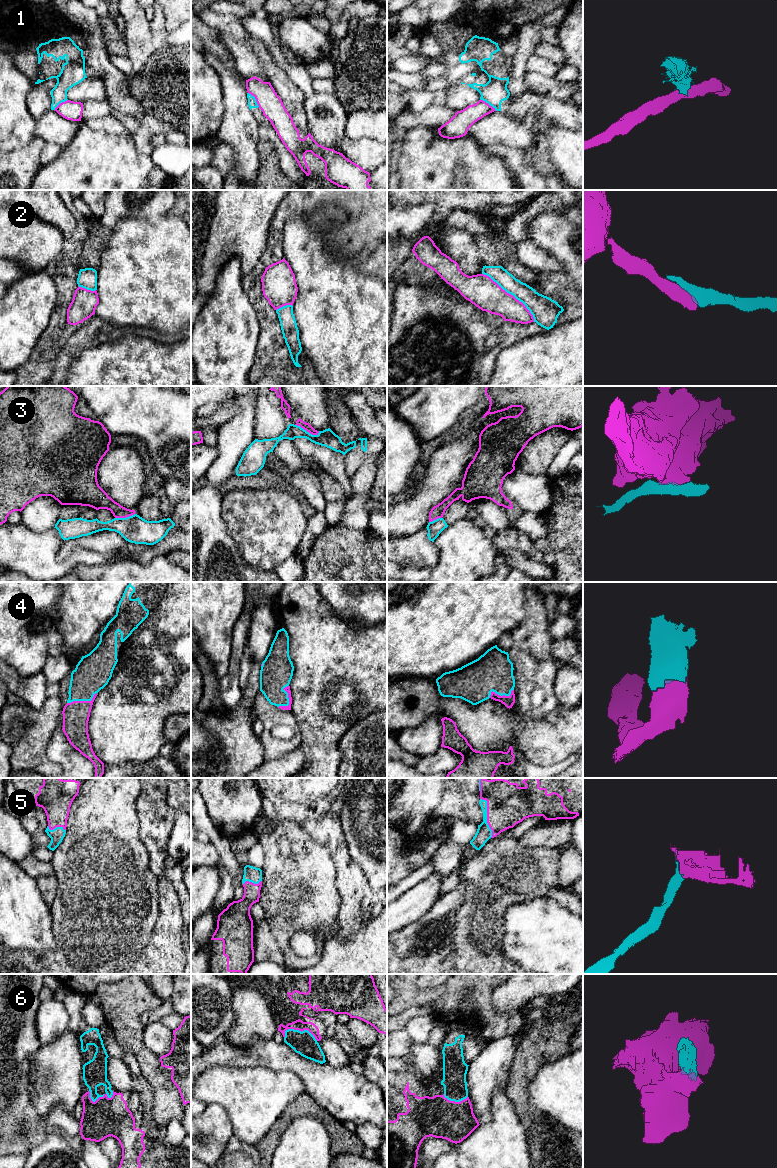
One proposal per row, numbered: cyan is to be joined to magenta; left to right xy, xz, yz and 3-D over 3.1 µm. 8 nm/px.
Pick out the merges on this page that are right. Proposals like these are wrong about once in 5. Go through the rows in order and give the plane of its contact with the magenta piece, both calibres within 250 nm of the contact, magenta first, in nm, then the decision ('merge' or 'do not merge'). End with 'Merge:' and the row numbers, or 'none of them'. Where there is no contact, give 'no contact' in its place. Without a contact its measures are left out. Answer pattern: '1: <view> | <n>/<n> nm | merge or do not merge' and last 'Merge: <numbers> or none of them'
1: yz | 160/200 nm | do not merge
2: yz | 240/180 nm | merge
3: xz | 60/140 nm | do not merge
4: xy | 220/280 nm | merge
5: yz | 340/120 nm | merge
6: xz | 80/190 nm | merge
Merge: 2, 4, 5, 6

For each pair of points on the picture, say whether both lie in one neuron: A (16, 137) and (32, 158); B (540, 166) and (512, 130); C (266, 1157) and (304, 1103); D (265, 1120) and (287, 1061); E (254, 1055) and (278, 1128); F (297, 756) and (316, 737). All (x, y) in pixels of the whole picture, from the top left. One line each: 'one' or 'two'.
A: two
B: two
C: one
D: two
E: two
F: two

